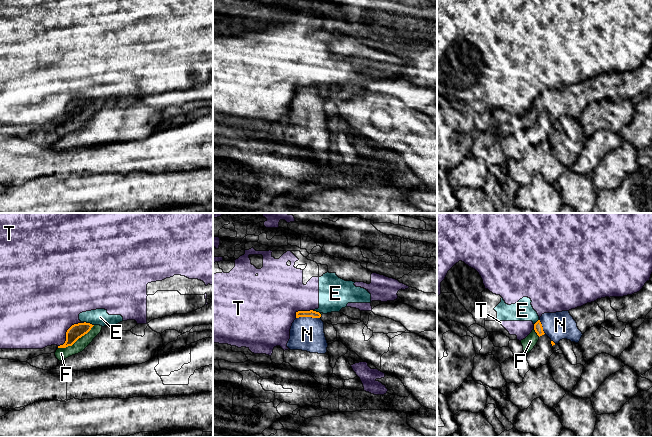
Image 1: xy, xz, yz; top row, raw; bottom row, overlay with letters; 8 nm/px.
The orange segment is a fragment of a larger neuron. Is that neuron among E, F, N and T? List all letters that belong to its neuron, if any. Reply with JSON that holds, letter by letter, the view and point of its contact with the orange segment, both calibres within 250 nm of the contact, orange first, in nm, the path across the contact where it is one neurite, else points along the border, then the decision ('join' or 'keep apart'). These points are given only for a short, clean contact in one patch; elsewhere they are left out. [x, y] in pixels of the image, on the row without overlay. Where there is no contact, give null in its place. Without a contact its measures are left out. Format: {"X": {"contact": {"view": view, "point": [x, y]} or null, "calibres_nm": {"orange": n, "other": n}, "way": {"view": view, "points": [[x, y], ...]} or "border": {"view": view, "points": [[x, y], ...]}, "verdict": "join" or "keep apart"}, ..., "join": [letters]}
{"E": {"contact": {"view": "xy", "point": [89, 99]}, "calibres_nm": {"orange": 120, "other": 130}, "border": {"view": "xy", "points": [[84, 97], [93, 101]]}, "verdict": "keep apart"}, "F": {"contact": {"view": "xy", "point": [76, 116]}, "calibres_nm": {"orange": 120, "other": 100}, "way": {"view": "xy", "points": [[76, 107], [76, 116], [61, 129]]}, "verdict": "join"}, "N": {"contact": {"view": "xz", "point": [307, 92]}, "calibres_nm": {"orange": 60, "other": 280}, "way": {"view": "xz", "points": [[311, 89], [307, 92], [307, 110]]}, "verdict": "join"}, "T": {"contact": {"view": "xy", "point": [67, 107]}, "calibres_nm": {"orange": 120, "other": 480}, "border": {"view": "xy", "points": [[84, 98], [73, 100], [66, 108], [66, 116], [58, 122]]}, "verdict": "keep apart"}, "join": ["F", "N"]}

